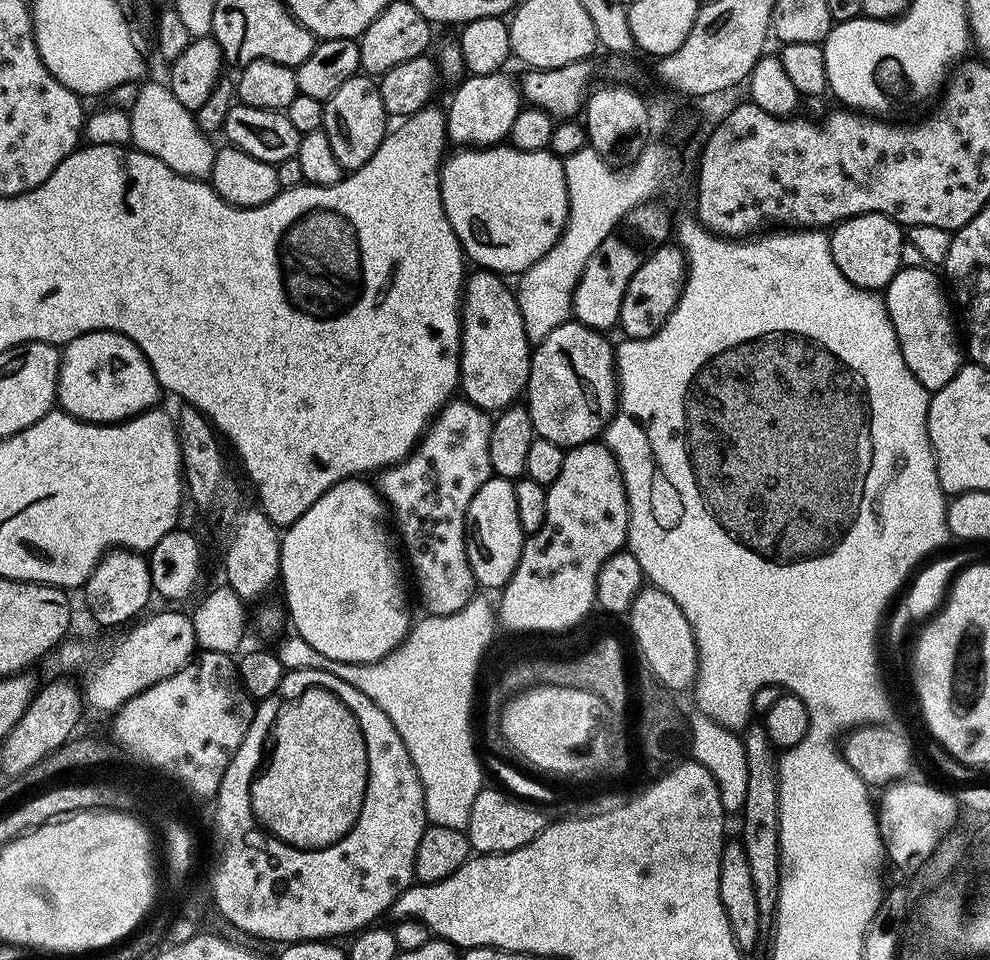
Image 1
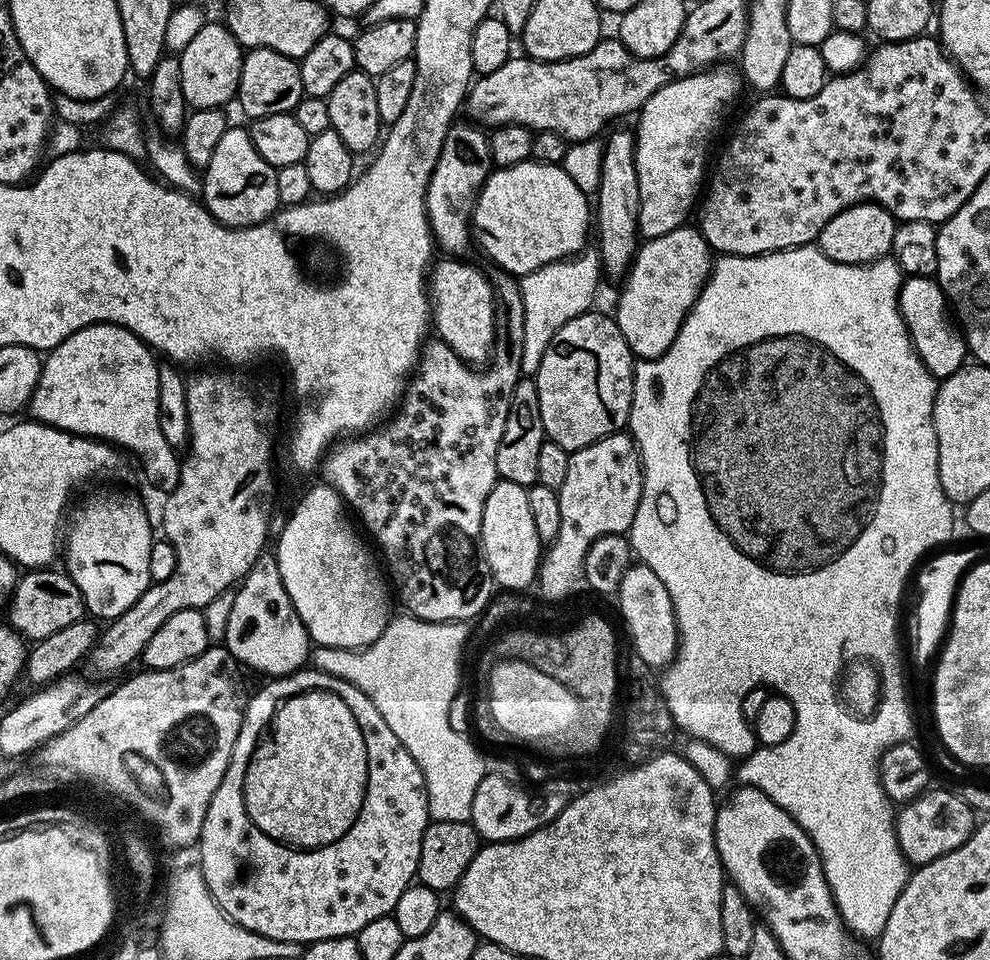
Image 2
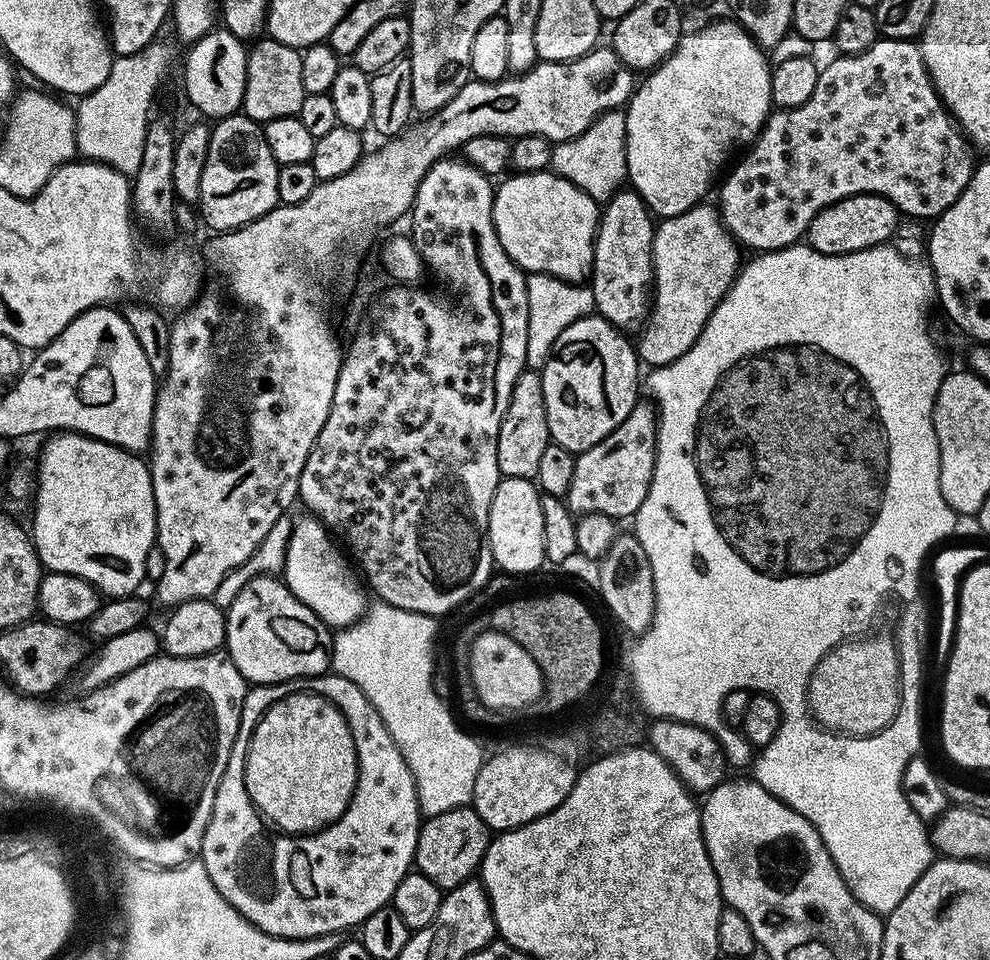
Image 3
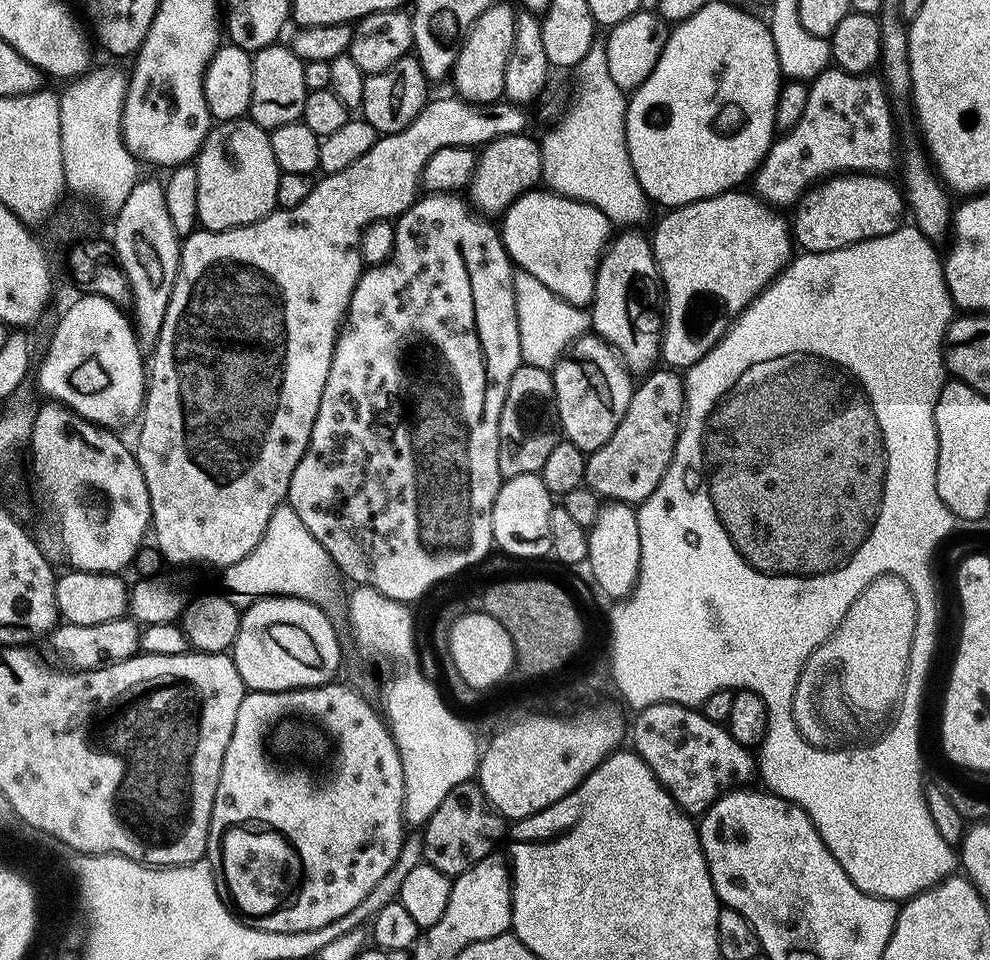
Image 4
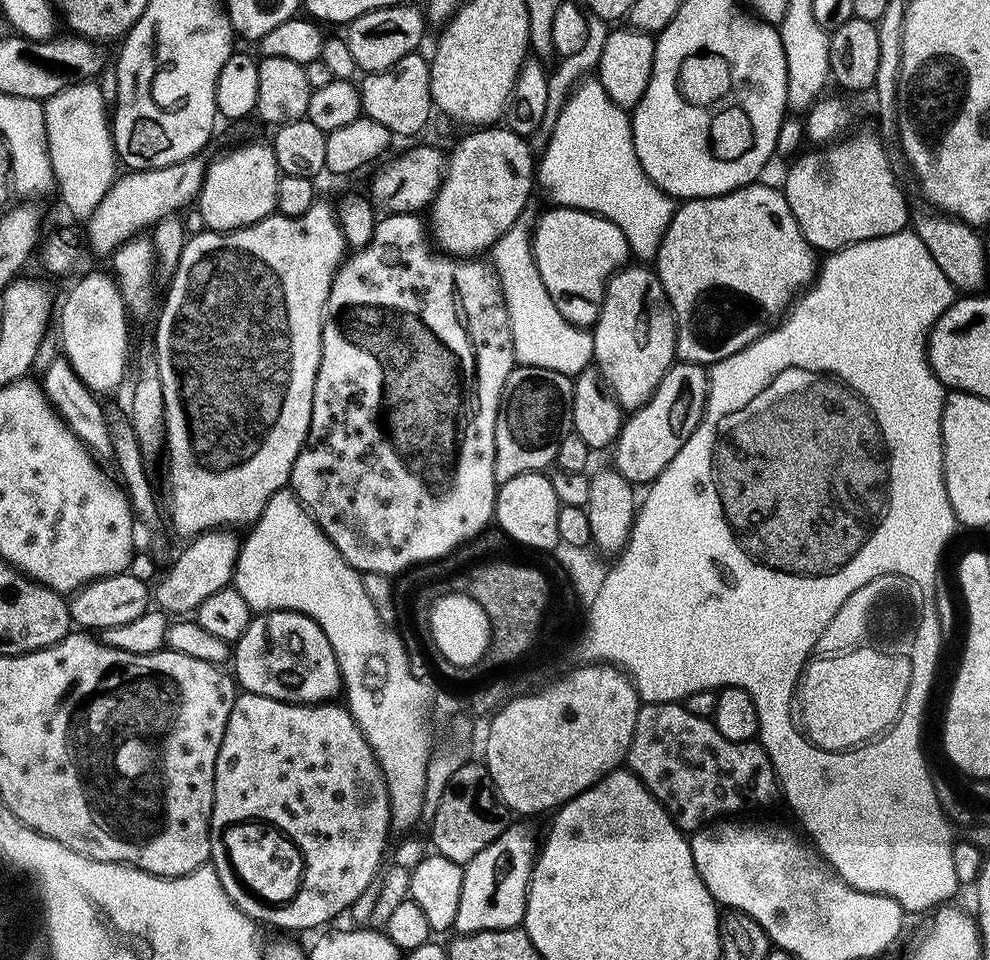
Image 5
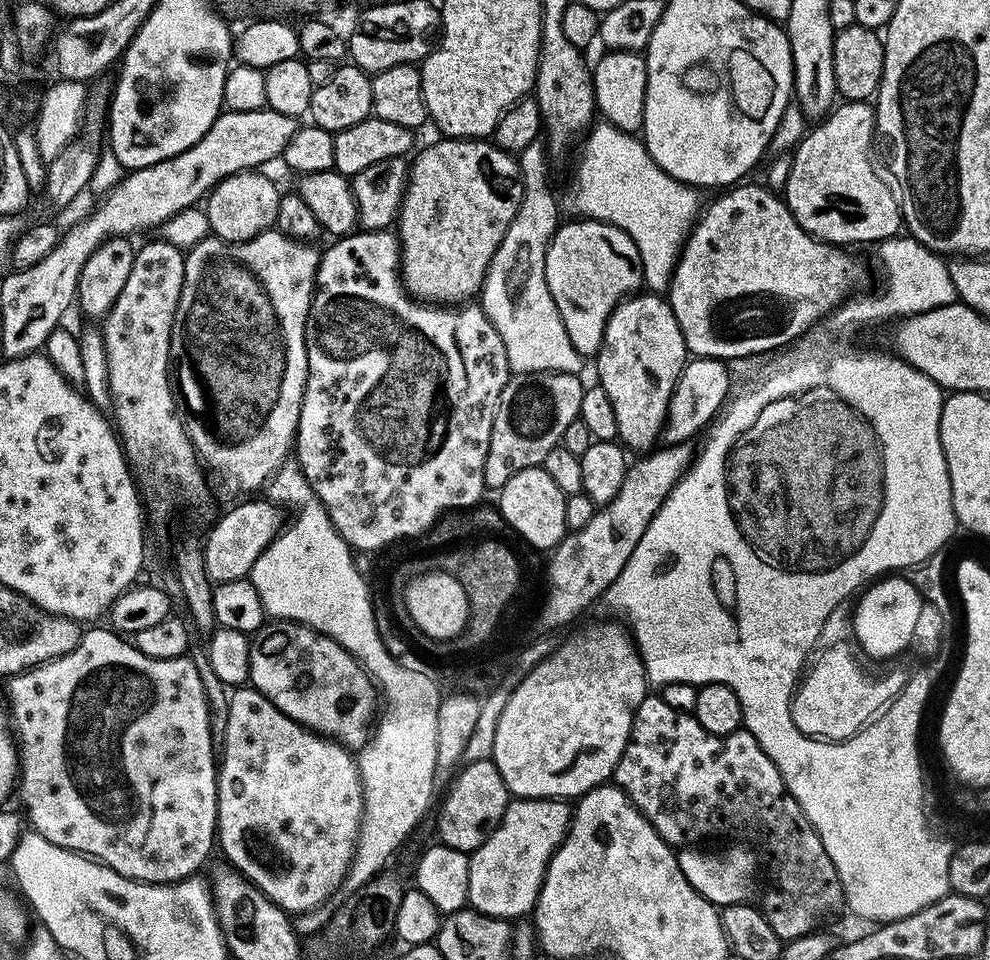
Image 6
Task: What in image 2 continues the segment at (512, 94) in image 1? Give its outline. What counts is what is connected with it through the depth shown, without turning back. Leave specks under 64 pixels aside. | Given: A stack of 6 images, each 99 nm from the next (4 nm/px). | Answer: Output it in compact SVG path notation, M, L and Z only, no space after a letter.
M472 122L453 123L448 132L446 142L442 142L442 154L438 154L438 162L434 166L434 174L426 190L426 210L428 211L428 224L432 227L432 238L437 249L442 253L451 254L453 257L463 257L464 251L470 248L470 217L472 206L476 203L476 195L480 187L487 180L489 172L493 171L492 151L488 145L489 133L483 127Z

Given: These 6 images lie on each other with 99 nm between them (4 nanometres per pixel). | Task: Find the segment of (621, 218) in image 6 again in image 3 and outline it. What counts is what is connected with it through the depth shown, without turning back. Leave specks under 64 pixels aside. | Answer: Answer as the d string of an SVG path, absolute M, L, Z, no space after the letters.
M617 110L599 116L593 124L580 136L572 140L561 140L553 147L551 171L582 189L586 195L599 197L600 192L609 191L608 183L615 178L616 172L608 164L600 164L600 160L625 159L624 143L626 142L625 113Z

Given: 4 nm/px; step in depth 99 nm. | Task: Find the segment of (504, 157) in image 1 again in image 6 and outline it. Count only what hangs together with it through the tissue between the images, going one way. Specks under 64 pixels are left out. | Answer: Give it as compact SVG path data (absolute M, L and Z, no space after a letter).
M572 218L572 221L561 223L552 235L546 250L546 286L550 286L550 294L554 298L554 306L558 306L558 314L566 326L566 334L570 334L570 342L574 342L574 350L578 350L581 358L595 357L600 350L600 343L606 330L606 322L610 314L620 305L621 300L639 293L644 282L644 271L640 265L638 246L622 230L601 220Z

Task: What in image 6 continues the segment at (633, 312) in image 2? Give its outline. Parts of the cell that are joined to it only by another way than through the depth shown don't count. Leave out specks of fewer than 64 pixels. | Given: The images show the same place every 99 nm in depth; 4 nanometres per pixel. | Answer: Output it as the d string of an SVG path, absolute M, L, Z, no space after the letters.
M744 182L739 186L729 187L723 194L717 195L720 197L709 208L707 205L701 211L687 240L684 241L684 246L680 250L680 258L676 261L676 267L672 270L672 283L668 285L666 299L674 310L674 318L678 318L678 326L682 330L689 353L696 358L733 362L732 360L738 359L739 356L756 356L759 352L773 351L772 353L775 353L777 350L787 349L789 345L799 341L813 327L811 324L815 320L823 321L825 317L835 312L839 305L845 303L846 297L849 295L849 293L847 294L848 287L856 280L856 264L844 253L847 251L843 247L826 244L822 240L816 239L815 236L811 236L809 232L804 232L798 226L796 219L793 218L787 203L775 191L748 183Z

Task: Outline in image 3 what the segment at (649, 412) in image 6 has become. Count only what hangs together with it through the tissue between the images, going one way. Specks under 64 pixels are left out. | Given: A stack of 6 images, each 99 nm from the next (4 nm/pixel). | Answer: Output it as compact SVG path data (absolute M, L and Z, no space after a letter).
M625 186L621 192L614 192L607 197L608 205L603 205L600 225L596 228L596 243L592 245L590 287L595 311L611 324L625 326L640 315L643 317L650 304L650 289L654 284L654 217L644 205L642 197L631 187Z

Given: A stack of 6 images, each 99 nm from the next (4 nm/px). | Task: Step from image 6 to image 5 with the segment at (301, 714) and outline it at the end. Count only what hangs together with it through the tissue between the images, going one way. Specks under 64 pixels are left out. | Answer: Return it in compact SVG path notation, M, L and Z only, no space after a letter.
M275 610L255 615L235 641L234 679L245 692L284 700L287 704L323 704L341 695L342 681L335 652L315 620L292 611Z

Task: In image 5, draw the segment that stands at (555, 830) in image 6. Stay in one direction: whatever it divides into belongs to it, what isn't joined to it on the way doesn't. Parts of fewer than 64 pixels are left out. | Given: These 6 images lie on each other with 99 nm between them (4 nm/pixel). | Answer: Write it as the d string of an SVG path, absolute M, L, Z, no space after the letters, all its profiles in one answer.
M509 823L508 828L486 850L474 854L468 864L463 865L462 898L458 898L458 914L454 925L457 933L481 932L482 930L506 930L519 928L524 922L526 898L528 897L528 883L532 877L532 866L538 851L538 840L532 837L532 832L524 824Z

